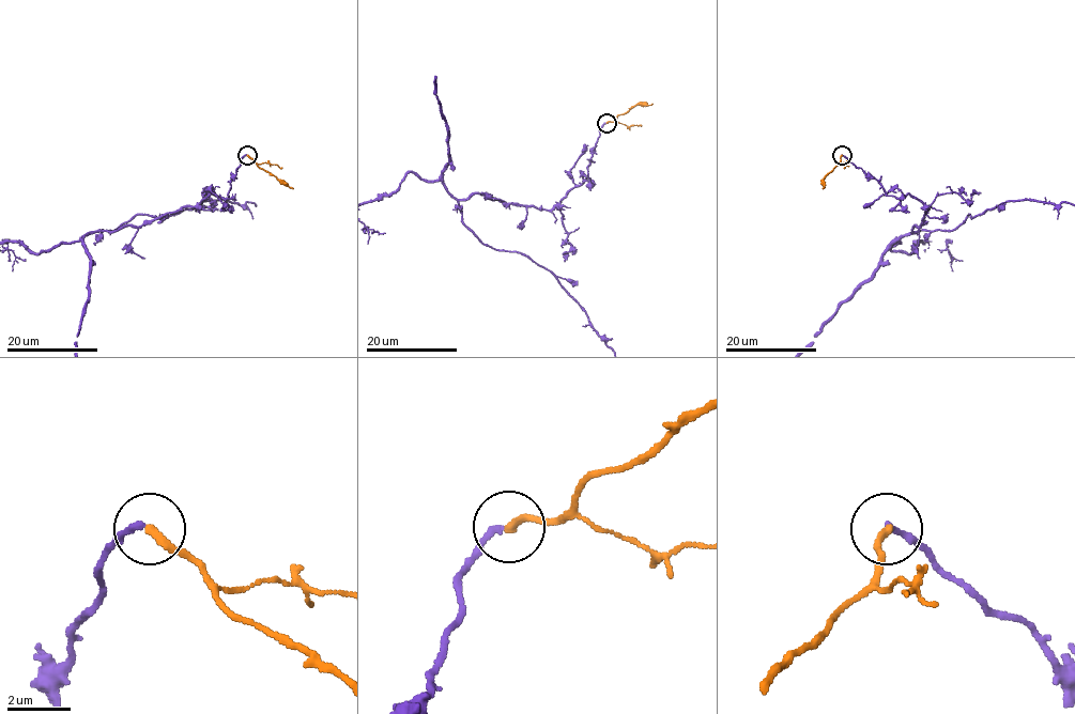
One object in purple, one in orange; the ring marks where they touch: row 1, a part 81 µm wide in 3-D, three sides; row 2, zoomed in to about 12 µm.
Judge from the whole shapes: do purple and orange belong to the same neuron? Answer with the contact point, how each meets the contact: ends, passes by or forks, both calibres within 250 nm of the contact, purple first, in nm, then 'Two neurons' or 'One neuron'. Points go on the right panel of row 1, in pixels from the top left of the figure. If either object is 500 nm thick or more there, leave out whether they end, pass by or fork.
Place: (842, 155). At the ring purple ends. At the ring orange ends. Thickness 190 nm (purple) against 260 nm. Two neurons

